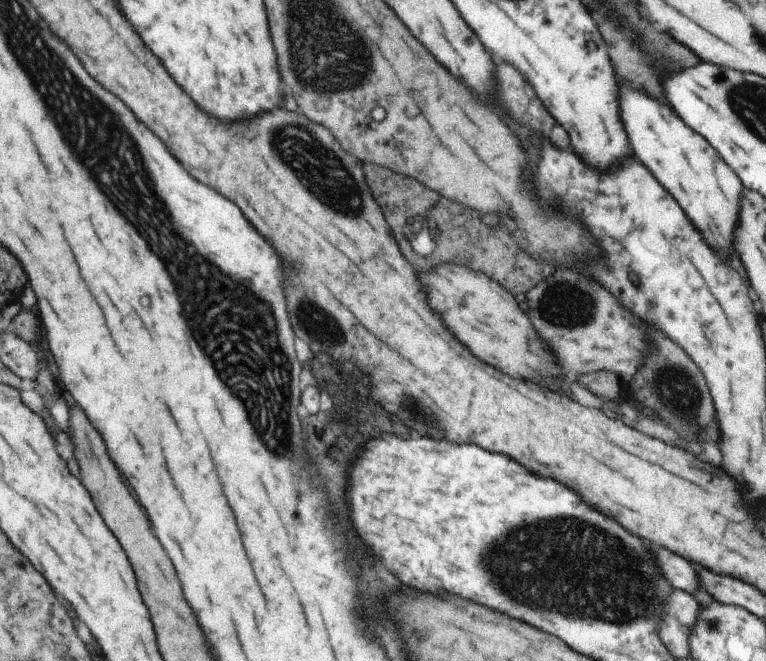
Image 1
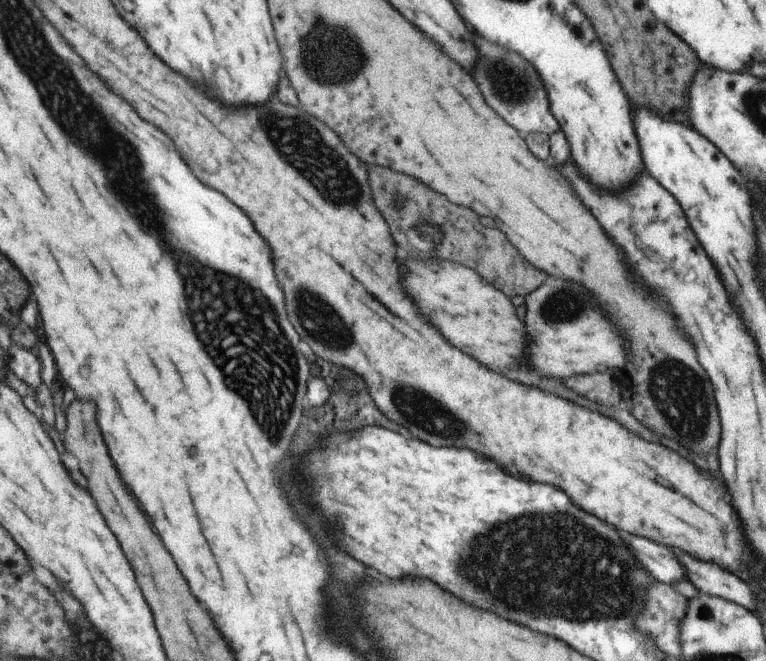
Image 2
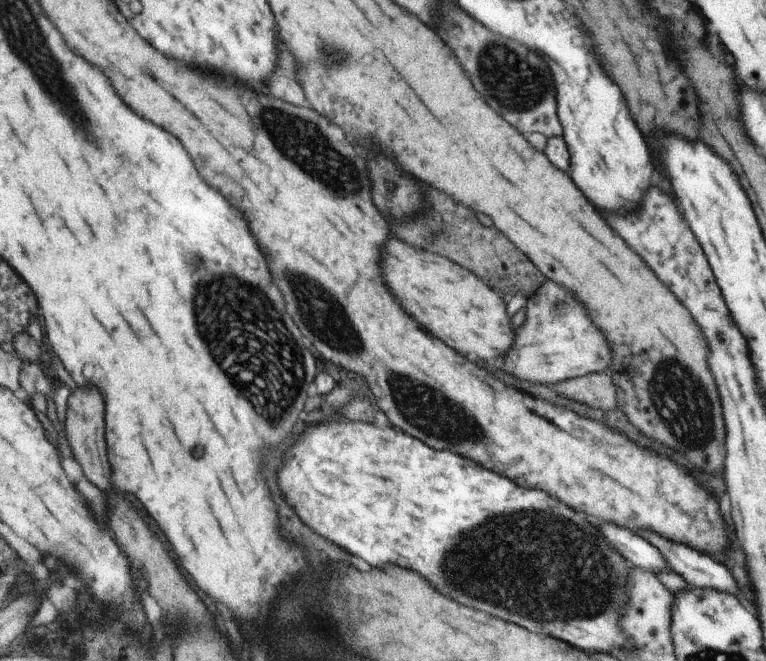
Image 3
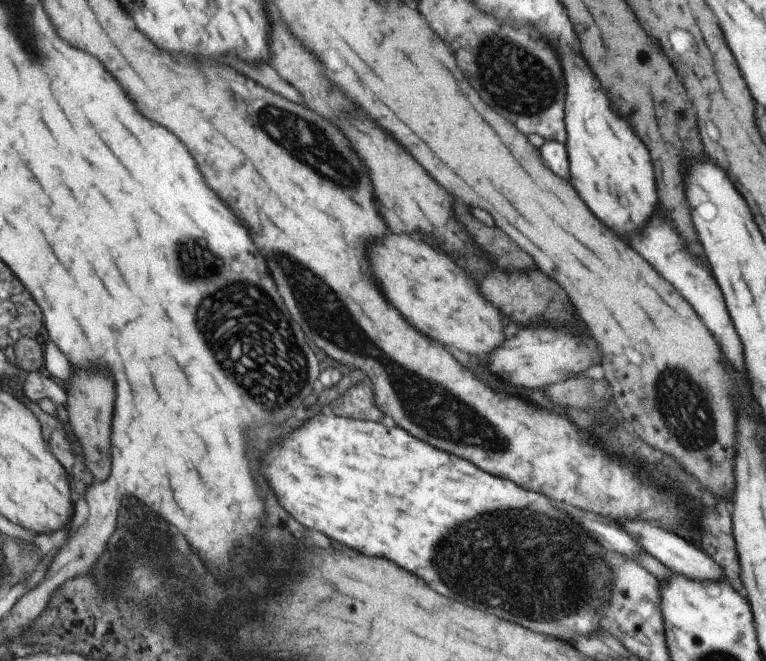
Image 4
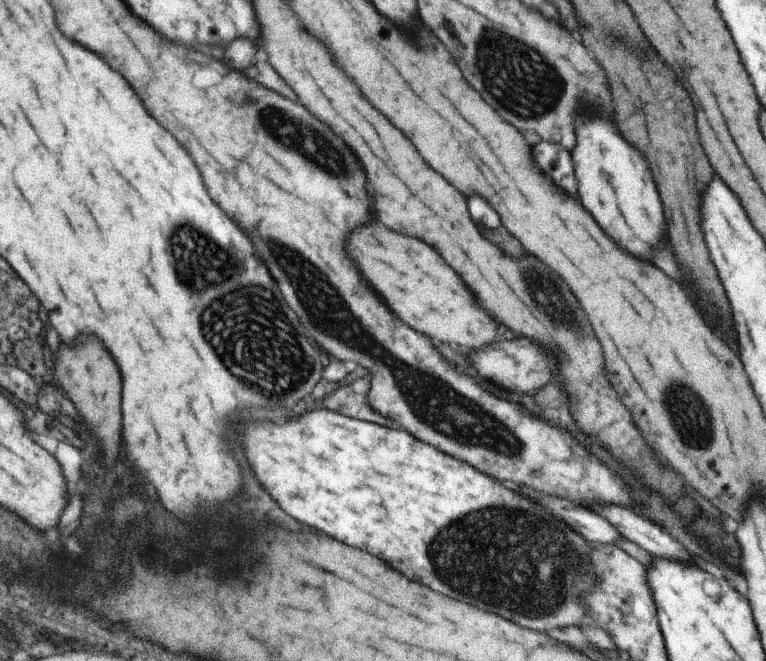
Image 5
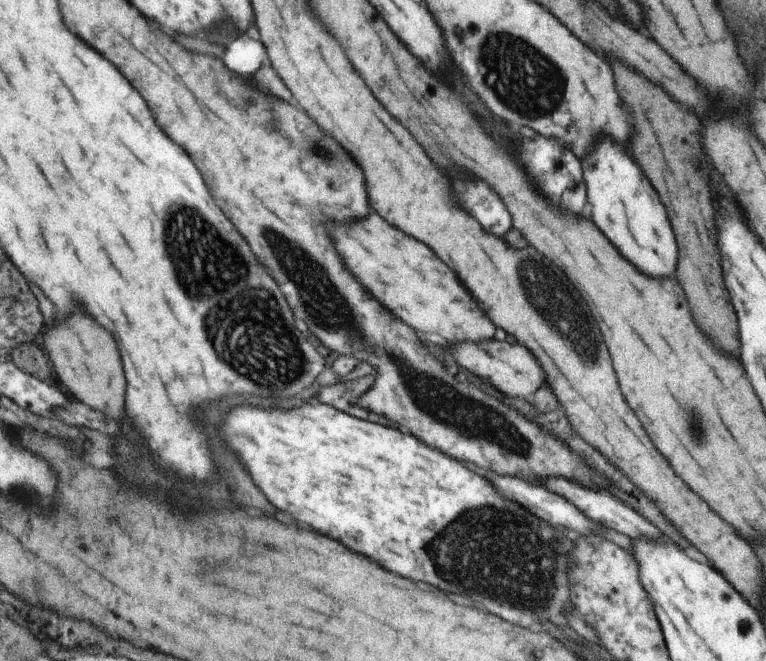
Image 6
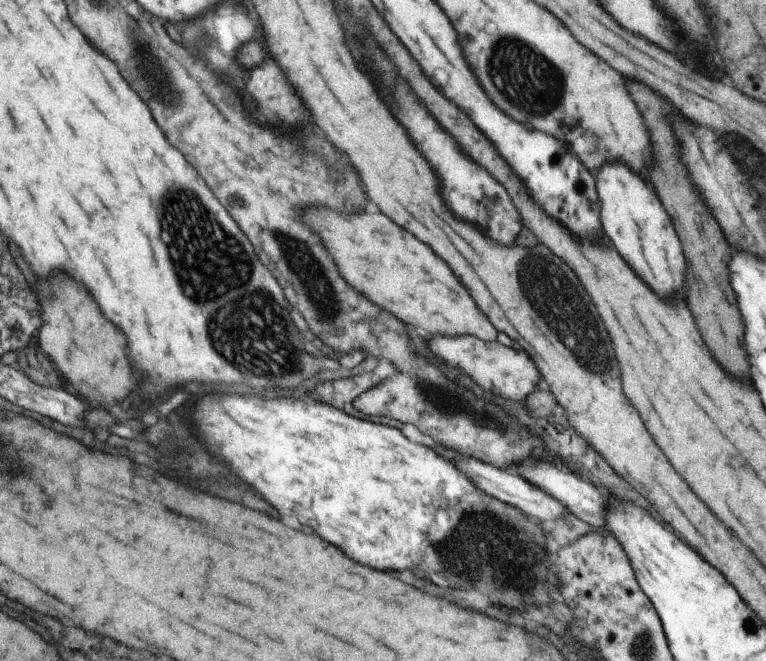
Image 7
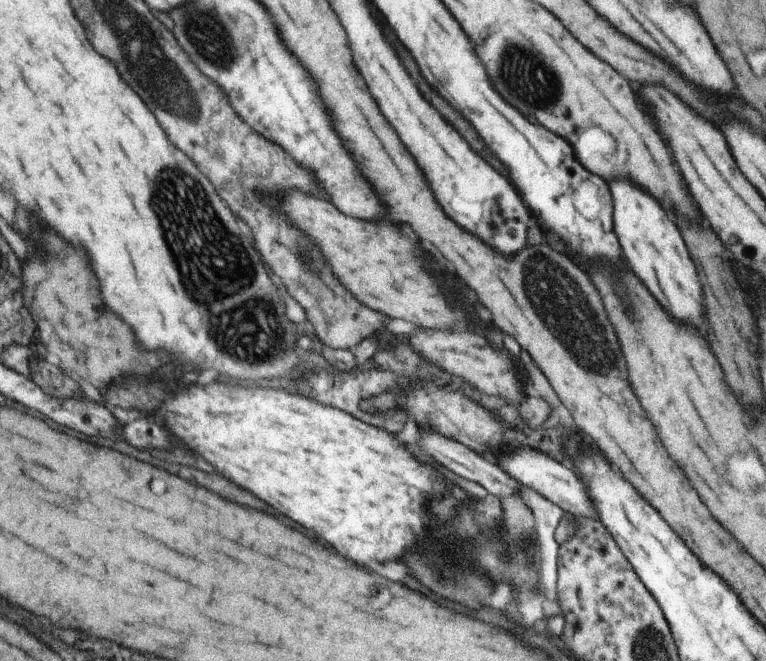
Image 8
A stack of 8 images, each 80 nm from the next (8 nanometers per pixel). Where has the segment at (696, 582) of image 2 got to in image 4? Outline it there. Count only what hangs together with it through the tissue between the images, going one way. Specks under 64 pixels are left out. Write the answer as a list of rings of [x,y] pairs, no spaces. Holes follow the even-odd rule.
[[[622,520],[616,523],[631,536],[631,538],[635,539],[635,542],[644,552],[647,552],[647,554],[659,560],[659,562],[669,568],[672,573],[682,574],[691,580],[698,580],[698,582],[705,582],[707,578],[709,578],[709,580],[719,580],[721,570],[715,566],[715,562],[711,562],[703,552],[691,548],[691,544],[683,542],[685,536],[679,538],[679,536],[675,536],[675,532],[673,532],[673,534],[671,534],[671,532],[665,532],[665,530],[661,530],[659,526],[651,526],[651,524],[641,522],[641,520],[631,520],[631,522]]]

